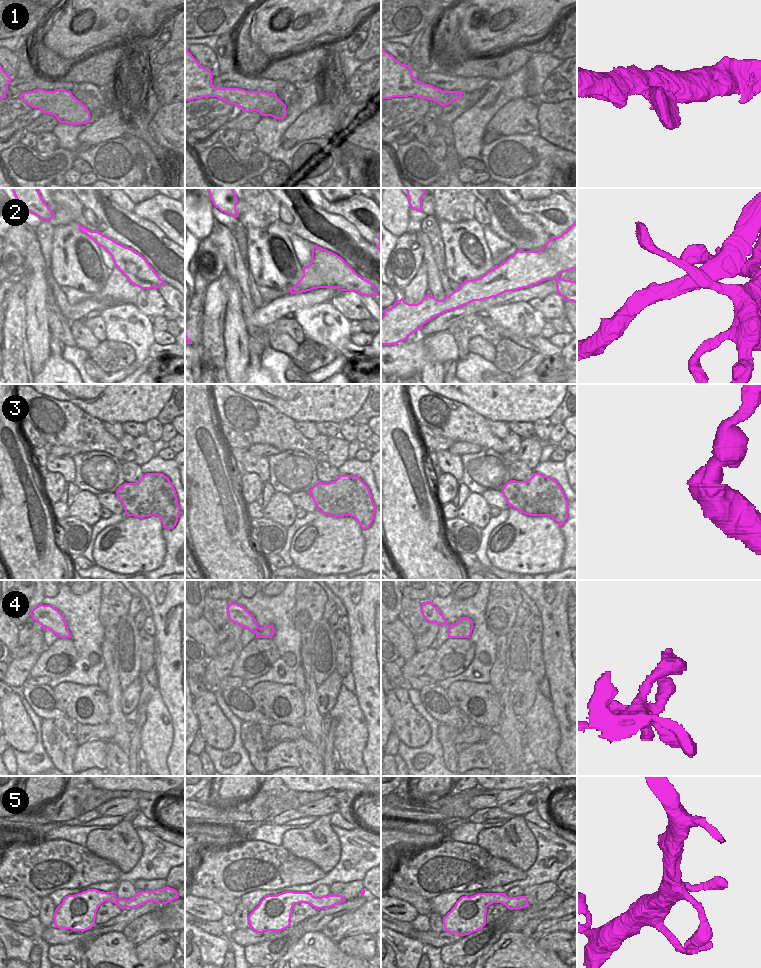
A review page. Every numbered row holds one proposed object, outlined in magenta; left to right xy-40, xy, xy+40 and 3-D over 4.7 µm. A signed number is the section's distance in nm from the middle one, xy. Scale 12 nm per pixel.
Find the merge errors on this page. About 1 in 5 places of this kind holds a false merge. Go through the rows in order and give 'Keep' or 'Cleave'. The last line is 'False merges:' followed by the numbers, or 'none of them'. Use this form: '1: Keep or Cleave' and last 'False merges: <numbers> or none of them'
1: Keep
2: Cleave
3: Cleave
4: Keep
5: Keep
False merges: 2, 3.

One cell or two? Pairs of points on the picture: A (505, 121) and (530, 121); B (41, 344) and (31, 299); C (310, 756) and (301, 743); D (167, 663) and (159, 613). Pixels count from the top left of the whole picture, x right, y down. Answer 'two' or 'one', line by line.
A: one
B: one
C: one
D: one

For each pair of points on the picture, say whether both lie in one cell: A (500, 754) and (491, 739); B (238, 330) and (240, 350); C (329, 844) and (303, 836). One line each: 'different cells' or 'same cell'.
A: same cell
B: same cell
C: same cell

